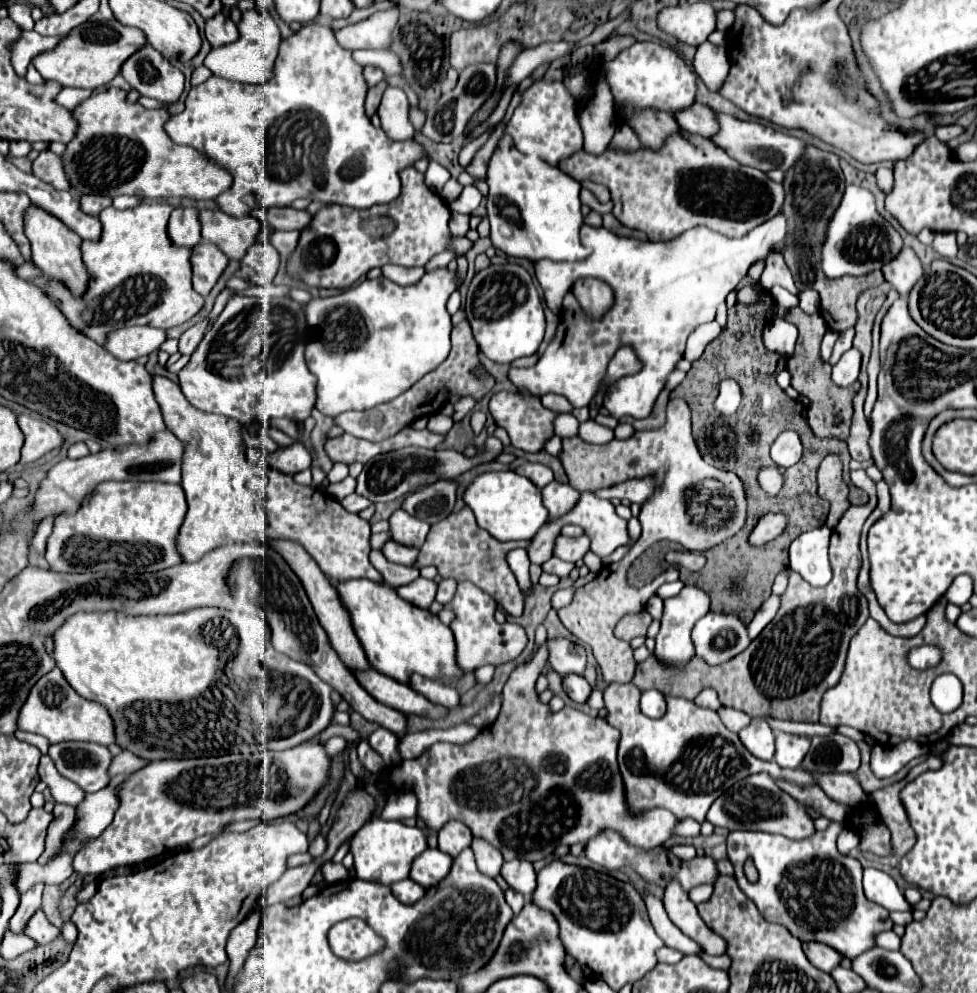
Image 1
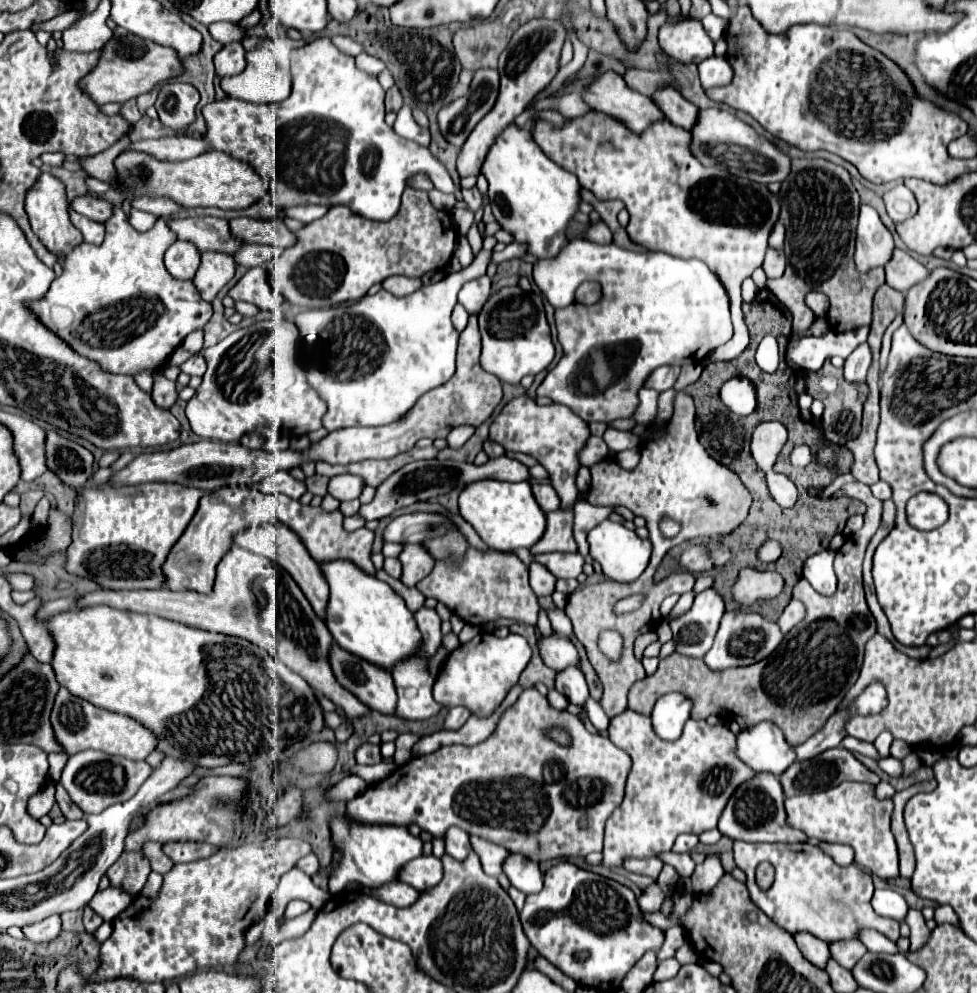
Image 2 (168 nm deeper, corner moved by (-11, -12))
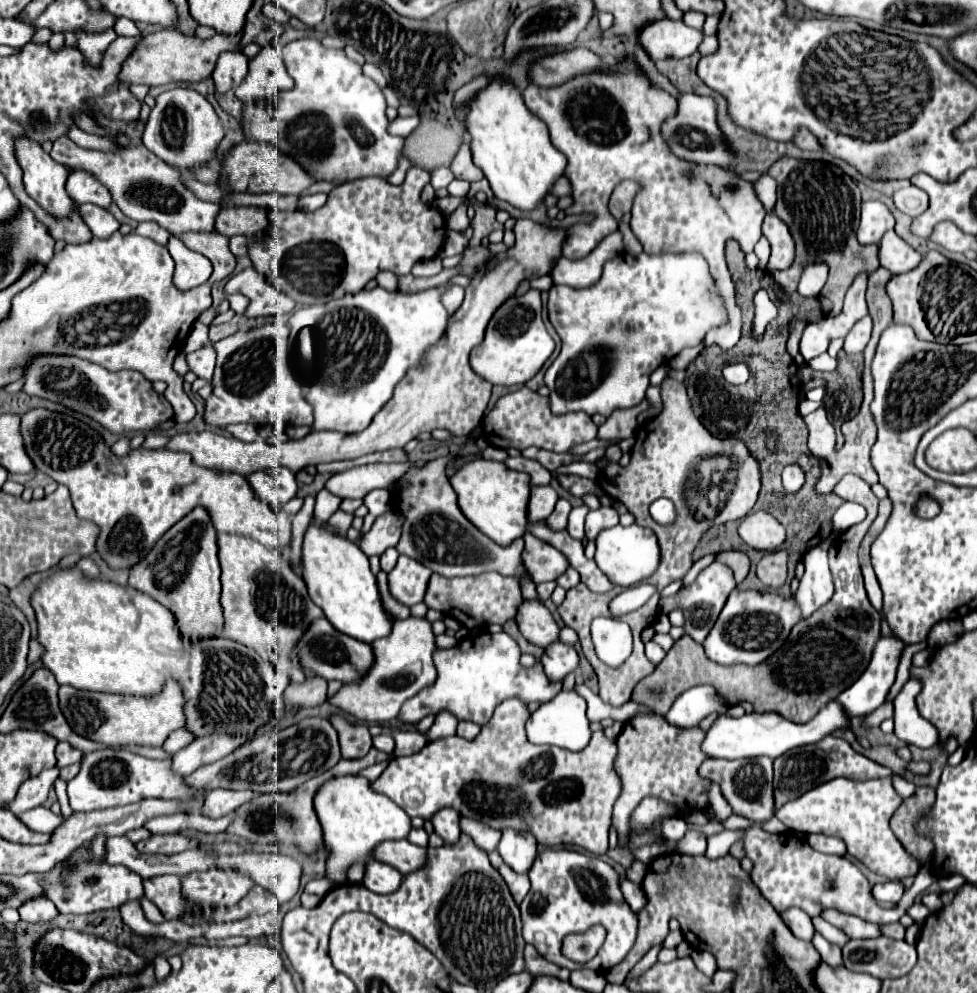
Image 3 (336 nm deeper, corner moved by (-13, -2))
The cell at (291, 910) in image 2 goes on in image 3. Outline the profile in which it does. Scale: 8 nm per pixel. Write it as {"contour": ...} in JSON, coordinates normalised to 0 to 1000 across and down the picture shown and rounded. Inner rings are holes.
{"contour":[[[334,884],[317,886],[317,888],[311,892],[311,898],[313,898],[313,900],[325,900],[325,902],[332,902],[332,900],[336,900],[336,896],[340,896],[340,888],[336,888]]]}

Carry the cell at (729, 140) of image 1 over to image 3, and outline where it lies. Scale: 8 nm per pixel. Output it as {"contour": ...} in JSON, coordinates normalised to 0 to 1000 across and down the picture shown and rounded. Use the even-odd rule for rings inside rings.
{"contour":[[[698,95],[694,99],[694,115],[692,119],[686,119],[680,125],[680,139],[684,147],[688,147],[688,153],[704,163],[721,163],[721,165],[735,165],[739,169],[745,169],[749,165],[755,165],[757,159],[747,149],[741,133],[737,131],[733,123],[733,111],[735,105],[727,97],[714,97],[714,95]]]}

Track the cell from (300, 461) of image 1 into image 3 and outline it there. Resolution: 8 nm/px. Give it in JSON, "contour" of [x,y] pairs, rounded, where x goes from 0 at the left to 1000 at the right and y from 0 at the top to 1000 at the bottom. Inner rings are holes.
{"contour":[[[291,469],[260,475],[253,483],[261,497],[282,517],[305,495],[301,475],[297,475]]]}

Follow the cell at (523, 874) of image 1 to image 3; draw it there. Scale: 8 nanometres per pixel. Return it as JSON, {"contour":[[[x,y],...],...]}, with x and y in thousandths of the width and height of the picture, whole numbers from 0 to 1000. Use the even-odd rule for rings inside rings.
{"contour":[[[516,836],[514,846],[510,852],[514,866],[530,880],[540,880],[545,874],[551,858],[549,858],[549,844],[545,840],[532,840],[526,836]]]}

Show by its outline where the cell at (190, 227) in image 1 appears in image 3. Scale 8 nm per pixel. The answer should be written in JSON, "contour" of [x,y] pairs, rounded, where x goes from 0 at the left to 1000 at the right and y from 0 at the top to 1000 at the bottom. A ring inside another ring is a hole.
{"contour":[[[174,238],[172,254],[180,266],[178,286],[184,292],[194,292],[199,288],[205,288],[217,276],[217,264],[213,264],[213,260],[209,260],[207,256],[194,252],[182,238]]]}

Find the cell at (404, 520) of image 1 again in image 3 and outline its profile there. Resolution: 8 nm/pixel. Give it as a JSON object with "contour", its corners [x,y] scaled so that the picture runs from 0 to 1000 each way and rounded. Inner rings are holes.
{"contour":[[[411,558],[407,562],[405,572],[397,578],[399,594],[403,596],[403,600],[409,606],[424,610],[424,608],[432,606],[440,578],[442,578],[442,574],[432,570],[432,566],[426,566],[424,562]]]}

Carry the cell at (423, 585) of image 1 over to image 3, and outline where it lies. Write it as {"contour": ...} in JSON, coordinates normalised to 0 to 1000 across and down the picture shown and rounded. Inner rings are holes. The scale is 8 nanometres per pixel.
{"contour":[[[420,620],[416,624],[405,624],[397,642],[381,647],[381,655],[385,655],[385,671],[381,671],[381,679],[377,679],[368,691],[350,691],[342,703],[336,703],[336,707],[362,719],[366,725],[397,729],[409,719],[416,705],[444,689],[446,673],[442,661],[446,653],[446,640],[436,622]]]}

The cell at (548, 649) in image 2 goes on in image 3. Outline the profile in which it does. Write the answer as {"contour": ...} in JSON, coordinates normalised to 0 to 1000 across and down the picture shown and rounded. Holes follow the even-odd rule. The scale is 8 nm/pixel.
{"contour":[[[536,606],[536,610],[532,610],[532,620],[528,620],[528,626],[536,642],[547,651],[561,653],[573,645],[573,630],[555,606]]]}

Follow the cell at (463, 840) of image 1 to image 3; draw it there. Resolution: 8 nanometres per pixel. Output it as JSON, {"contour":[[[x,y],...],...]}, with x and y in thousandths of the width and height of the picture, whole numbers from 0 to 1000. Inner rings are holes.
{"contour":[[[452,814],[450,818],[444,820],[442,830],[444,830],[444,838],[452,842],[456,850],[469,848],[473,836],[471,836],[471,820],[467,820],[467,816]]]}

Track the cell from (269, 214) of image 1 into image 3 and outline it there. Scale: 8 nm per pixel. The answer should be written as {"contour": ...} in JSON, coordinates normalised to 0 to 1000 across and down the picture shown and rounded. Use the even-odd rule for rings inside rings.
{"contour":[[[246,207],[246,209],[227,209],[221,220],[221,234],[229,238],[258,238],[262,234],[270,234],[276,228],[274,213],[262,207]]]}

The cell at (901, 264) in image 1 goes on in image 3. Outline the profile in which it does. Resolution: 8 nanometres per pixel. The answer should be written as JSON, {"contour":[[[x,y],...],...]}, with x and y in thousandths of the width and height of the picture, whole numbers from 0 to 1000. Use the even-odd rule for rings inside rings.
{"contour":[[[915,232],[905,236],[901,242],[901,266],[913,276],[925,276],[936,272],[942,266],[944,258],[929,248]]]}

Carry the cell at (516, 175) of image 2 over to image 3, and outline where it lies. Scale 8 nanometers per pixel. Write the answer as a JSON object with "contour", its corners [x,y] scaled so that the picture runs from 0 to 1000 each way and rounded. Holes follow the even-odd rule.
{"contour":[[[504,81],[504,87],[495,95],[487,95],[477,129],[483,139],[483,159],[499,179],[506,197],[534,213],[545,213],[555,207],[567,183],[579,173],[579,157],[565,147],[561,129],[542,115],[532,93],[522,83]]]}

